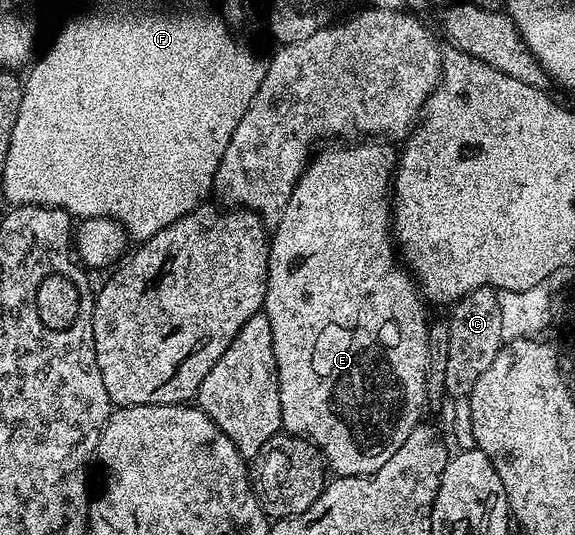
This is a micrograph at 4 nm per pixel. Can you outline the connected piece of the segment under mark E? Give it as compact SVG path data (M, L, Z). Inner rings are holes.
M344 141L341 142L344 143L341 147L328 145L325 146L328 147L325 151L317 150L309 159L308 167L302 173L298 185L294 185L290 201L286 201L286 213L282 213L282 221L278 221L270 235L272 248L262 313L270 321L270 333L274 337L274 361L278 365L278 385L282 401L280 426L287 434L309 439L320 450L323 462L328 462L336 470L337 476L372 475L382 469L382 465L386 465L386 461L390 461L390 457L394 457L394 453L402 449L402 441L410 437L416 424L421 422L423 415L420 414L426 411L430 316L424 312L426 303L422 292L409 268L402 262L394 242L392 181L398 155L394 147L392 151L391 145L384 142L388 141Z

